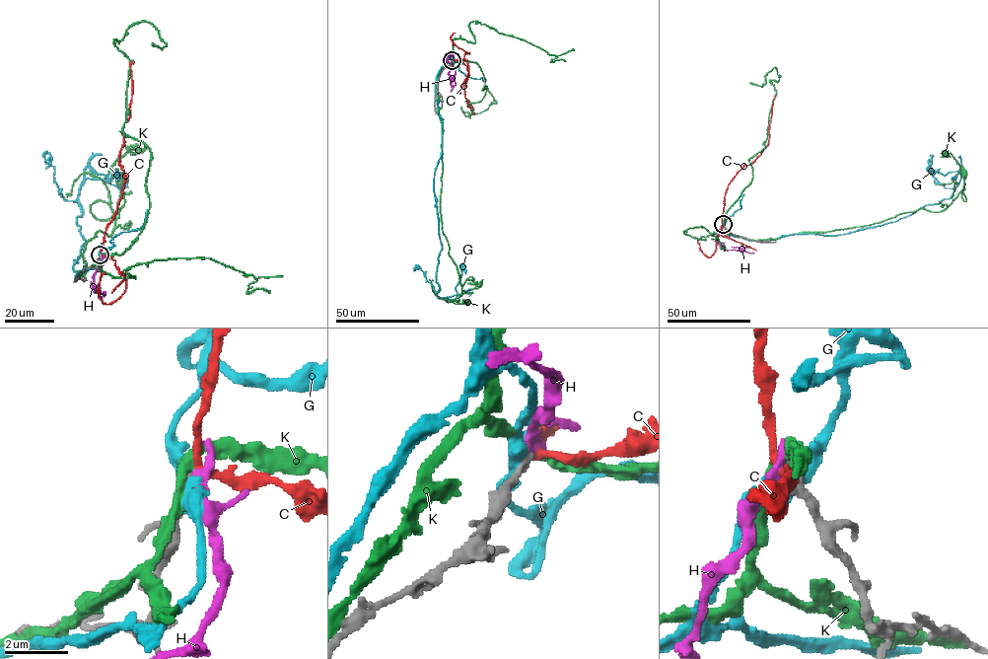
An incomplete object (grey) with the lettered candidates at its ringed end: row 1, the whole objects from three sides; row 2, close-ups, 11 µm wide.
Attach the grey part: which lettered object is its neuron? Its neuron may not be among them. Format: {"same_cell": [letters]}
{"same_cell": []}

